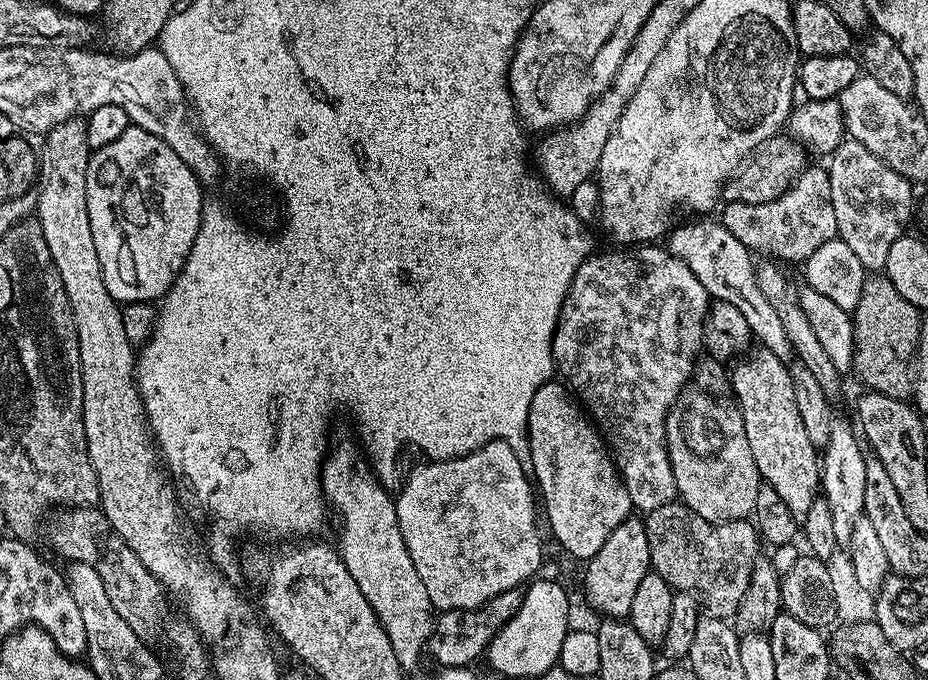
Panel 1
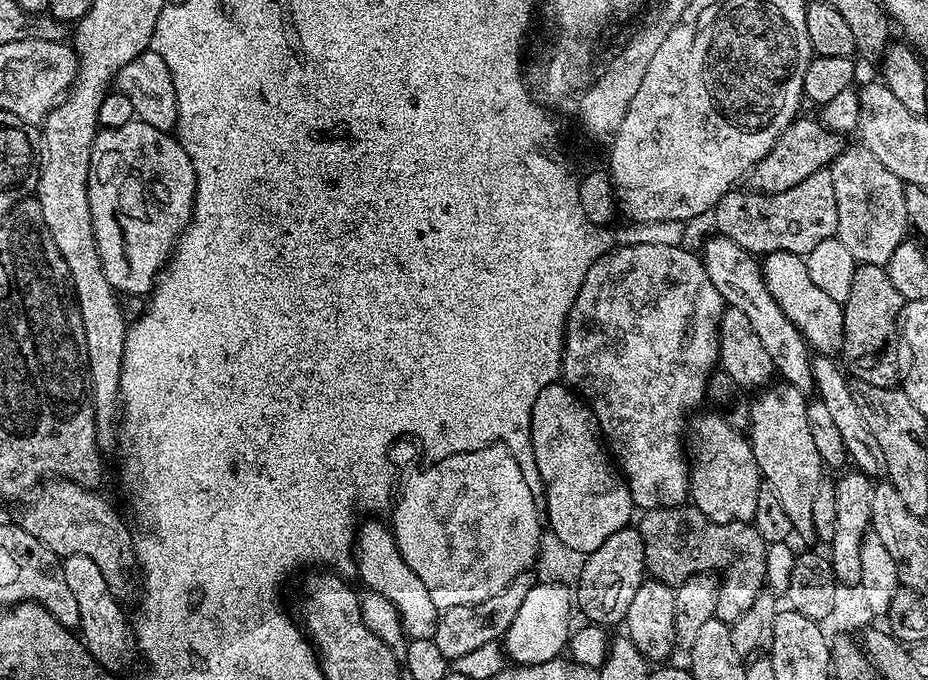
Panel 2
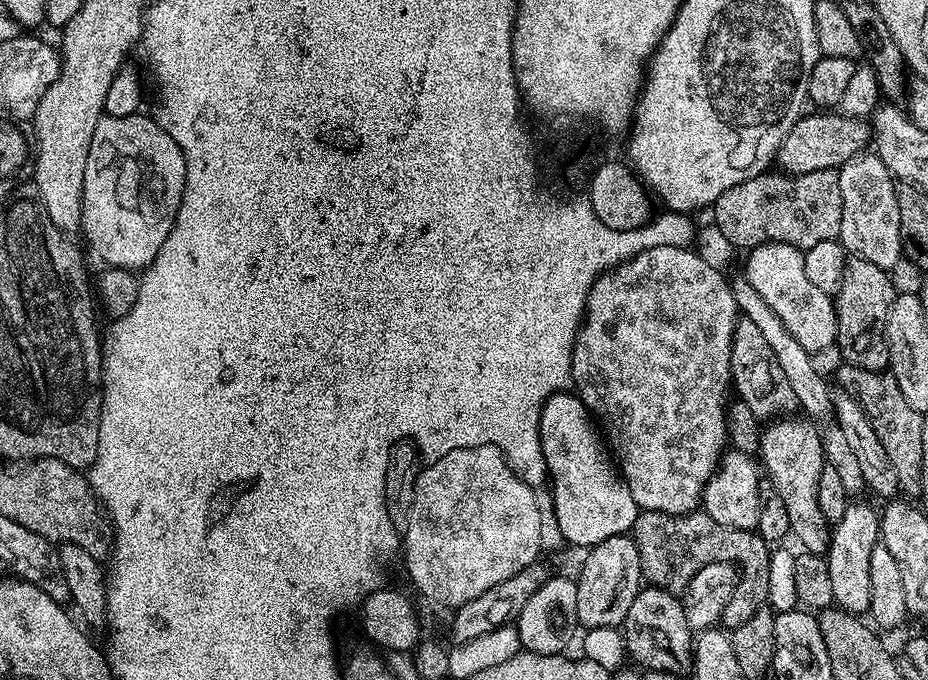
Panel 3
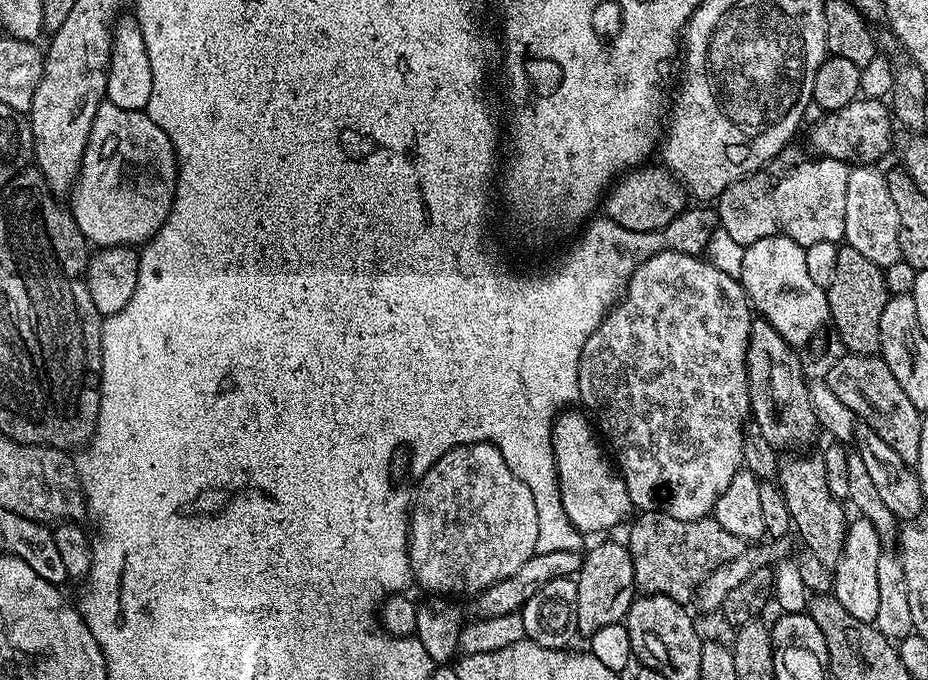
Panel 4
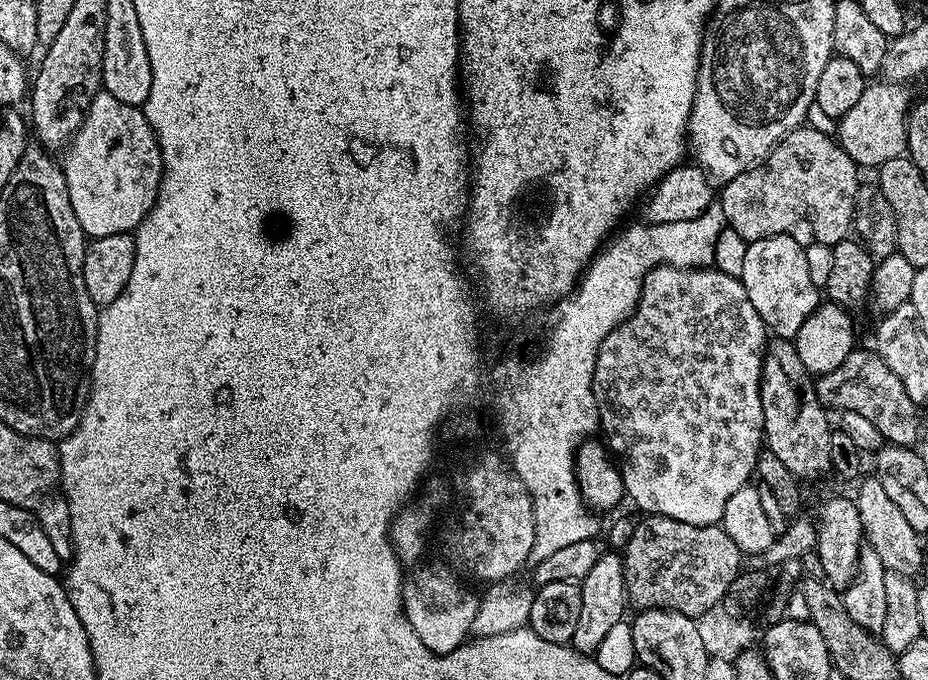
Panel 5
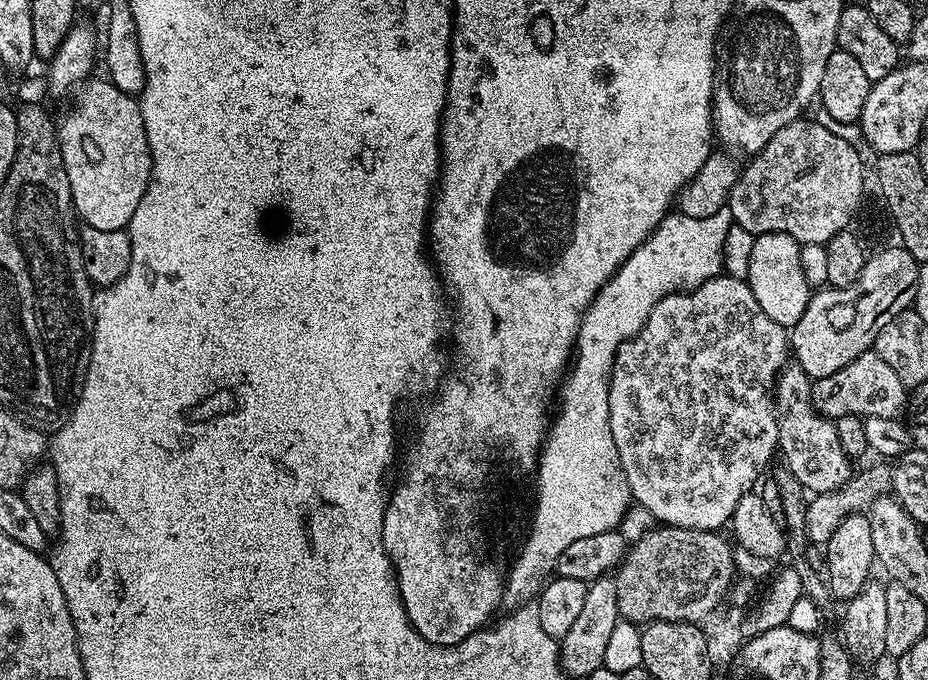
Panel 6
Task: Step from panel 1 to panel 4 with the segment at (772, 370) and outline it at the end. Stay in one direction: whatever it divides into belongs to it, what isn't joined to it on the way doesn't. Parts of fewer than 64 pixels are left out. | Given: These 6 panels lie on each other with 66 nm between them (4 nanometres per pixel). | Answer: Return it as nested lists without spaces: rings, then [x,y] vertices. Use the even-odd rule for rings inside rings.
[[[823,455],[800,456],[797,460],[786,459],[779,465],[778,483],[784,497],[786,506],[790,510],[792,528],[800,531],[800,536],[804,539],[803,547],[815,555],[829,570],[835,569],[836,564],[842,558],[842,546],[844,545],[844,535],[848,529],[849,517],[844,517],[845,505],[830,494],[830,486],[826,486],[826,466]]]

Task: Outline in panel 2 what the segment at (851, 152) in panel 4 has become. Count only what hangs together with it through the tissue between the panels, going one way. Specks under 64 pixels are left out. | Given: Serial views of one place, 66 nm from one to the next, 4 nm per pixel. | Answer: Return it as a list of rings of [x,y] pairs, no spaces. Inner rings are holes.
[[[800,116],[793,120],[775,140],[766,157],[756,163],[748,175],[749,187],[753,191],[770,194],[793,189],[803,178],[810,177],[821,168],[829,167],[841,153],[844,147],[841,135],[824,127],[821,121],[810,119],[812,118],[808,116]]]

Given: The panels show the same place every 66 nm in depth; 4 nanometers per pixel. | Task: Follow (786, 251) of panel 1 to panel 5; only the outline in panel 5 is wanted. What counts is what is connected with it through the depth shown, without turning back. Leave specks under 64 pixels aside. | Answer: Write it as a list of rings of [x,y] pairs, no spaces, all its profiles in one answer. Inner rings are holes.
[[[801,126],[788,132],[756,167],[719,189],[724,223],[747,242],[789,236],[803,244],[837,244],[849,239],[856,215],[856,196],[862,185],[858,165],[839,141]]]

